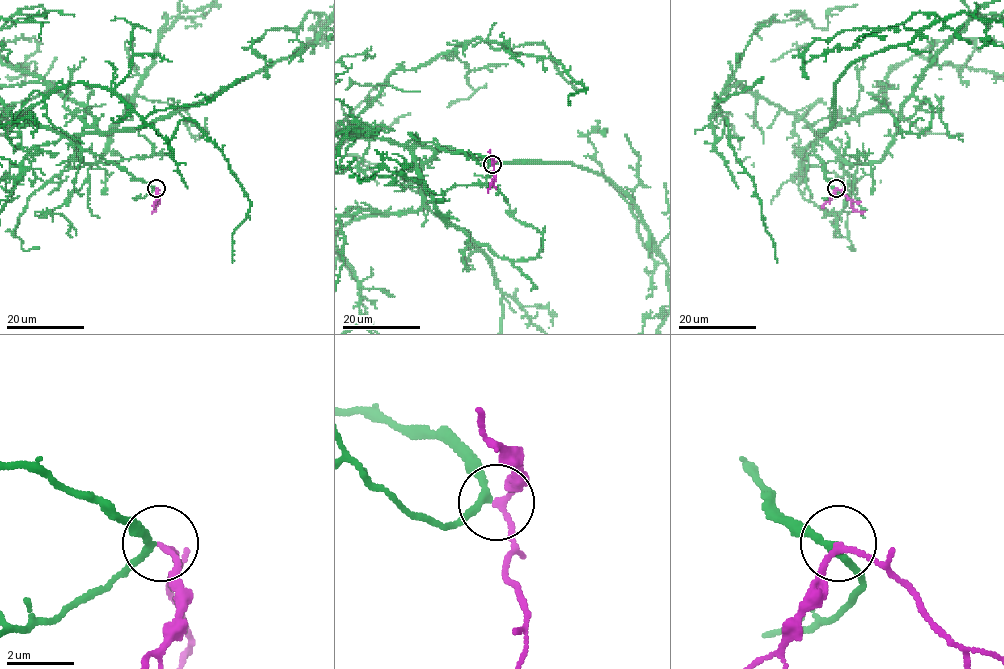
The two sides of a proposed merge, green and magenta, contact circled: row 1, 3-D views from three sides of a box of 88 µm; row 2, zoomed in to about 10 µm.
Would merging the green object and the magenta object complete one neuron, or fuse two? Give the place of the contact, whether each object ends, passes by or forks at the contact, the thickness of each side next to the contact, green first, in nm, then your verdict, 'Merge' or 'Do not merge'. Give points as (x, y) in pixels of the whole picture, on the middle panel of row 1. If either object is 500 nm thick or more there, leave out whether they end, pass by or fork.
Place: (492, 164). At the ring green passes by. At the ring magenta passes by. Thickness 200 nm (green) against 150 nm. Merge

